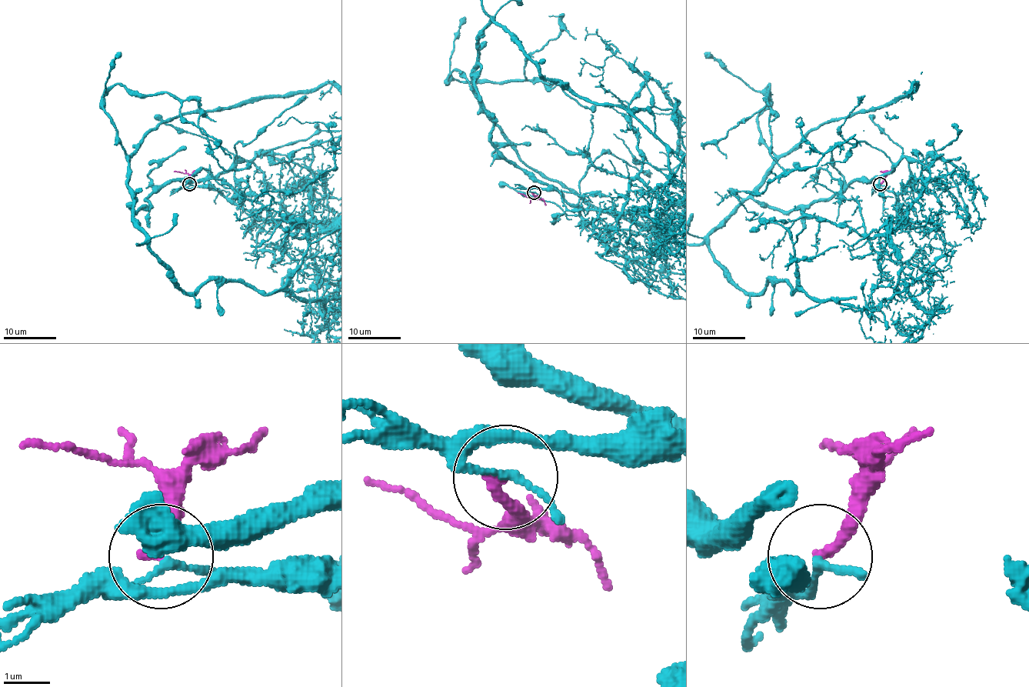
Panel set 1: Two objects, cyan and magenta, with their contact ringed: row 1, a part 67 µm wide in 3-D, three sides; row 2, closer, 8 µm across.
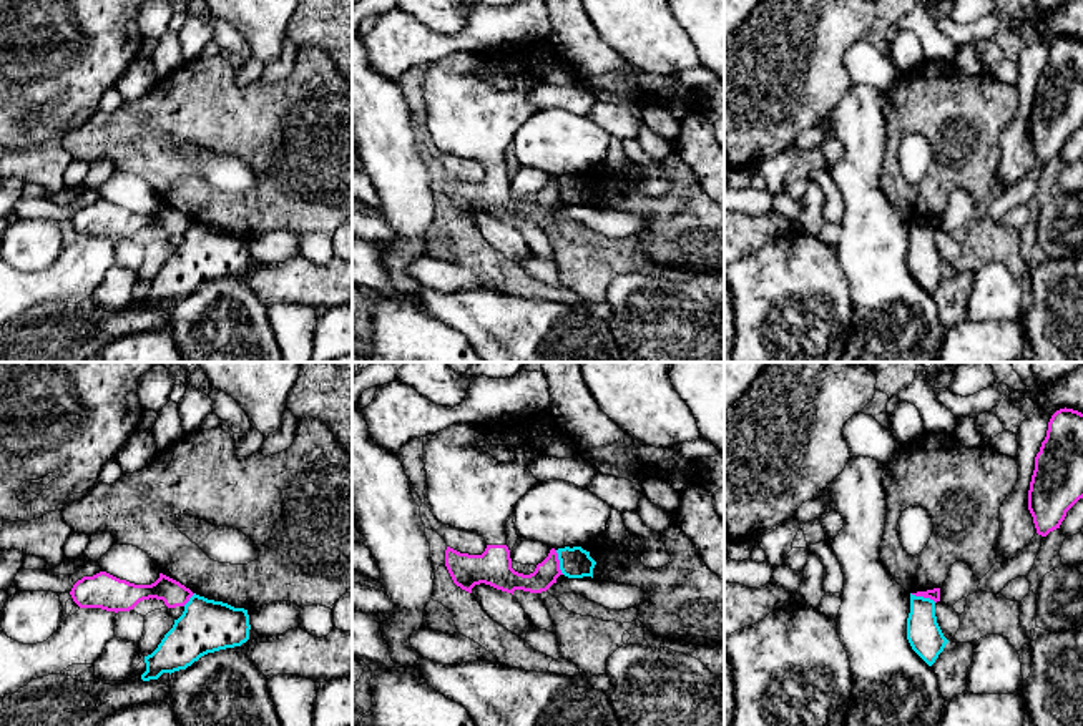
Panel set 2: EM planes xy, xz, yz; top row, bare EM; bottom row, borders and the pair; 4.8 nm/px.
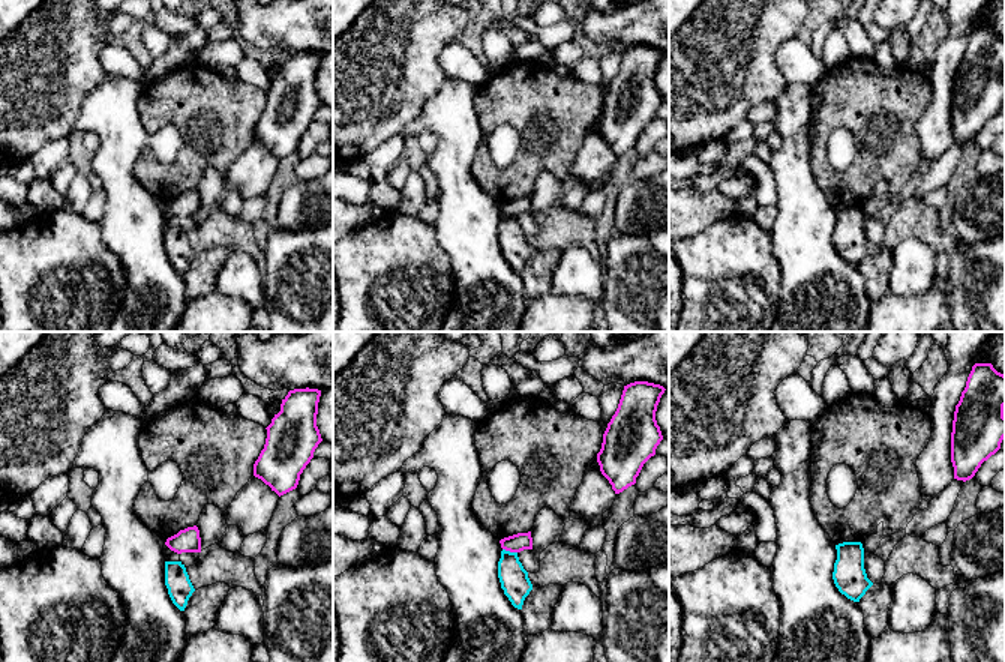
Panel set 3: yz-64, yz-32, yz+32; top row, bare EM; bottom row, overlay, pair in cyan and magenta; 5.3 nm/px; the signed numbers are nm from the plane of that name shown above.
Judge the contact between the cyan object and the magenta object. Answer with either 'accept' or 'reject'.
reject

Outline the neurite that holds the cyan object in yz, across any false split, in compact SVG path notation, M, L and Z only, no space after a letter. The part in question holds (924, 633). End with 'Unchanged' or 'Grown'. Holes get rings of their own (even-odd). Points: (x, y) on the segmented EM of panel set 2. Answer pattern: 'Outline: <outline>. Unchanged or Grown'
Outline: M910 593L910 613L907 618L907 640L912 650L932 666L948 640L943 636L937 616L935 601Z. Unchanged

